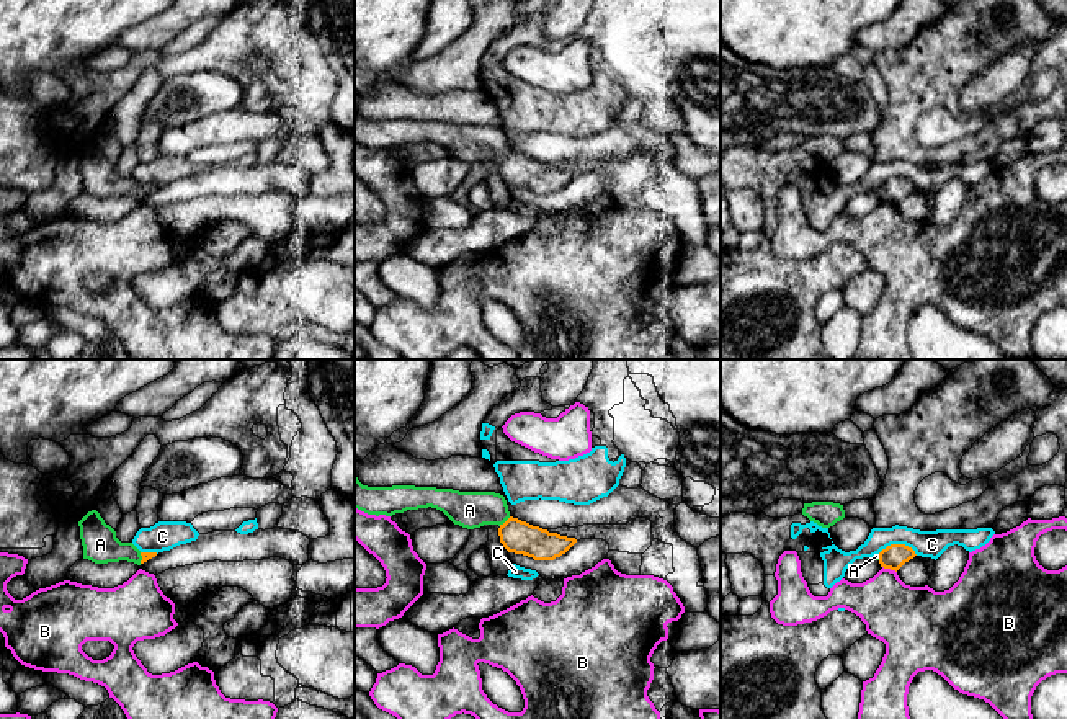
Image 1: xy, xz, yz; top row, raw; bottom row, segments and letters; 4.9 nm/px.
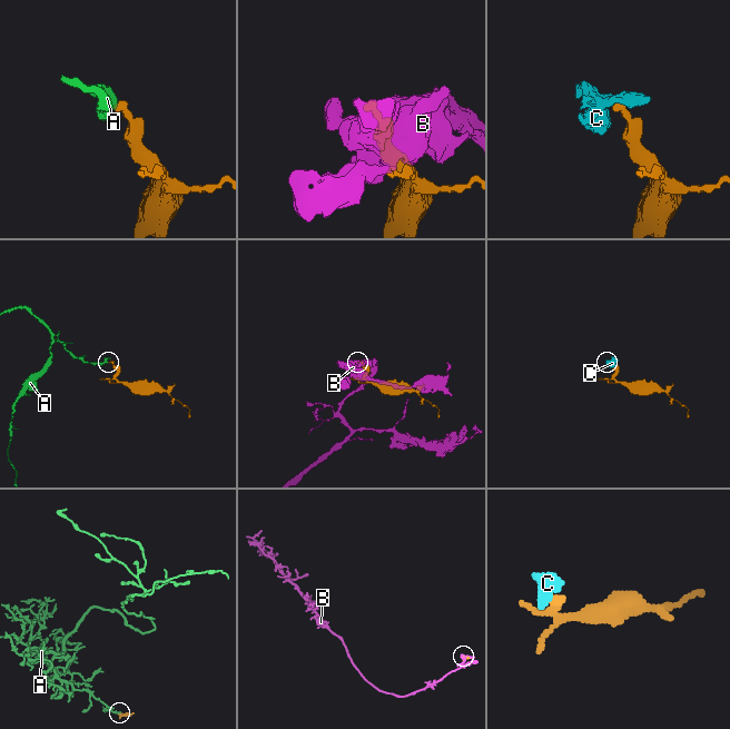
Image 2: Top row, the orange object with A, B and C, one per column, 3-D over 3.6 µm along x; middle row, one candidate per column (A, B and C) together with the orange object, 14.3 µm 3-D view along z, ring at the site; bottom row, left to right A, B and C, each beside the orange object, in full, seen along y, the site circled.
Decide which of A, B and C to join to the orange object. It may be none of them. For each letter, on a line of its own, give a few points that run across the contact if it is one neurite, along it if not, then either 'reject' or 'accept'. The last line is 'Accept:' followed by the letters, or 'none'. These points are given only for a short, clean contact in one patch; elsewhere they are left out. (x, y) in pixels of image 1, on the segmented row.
A: line xz (517, 536), (505, 522), (494, 510), (469, 510); accept
B: reject
C: line yz (878, 554), (891, 544), (907, 544), (917, 554); reject
Accept: A

